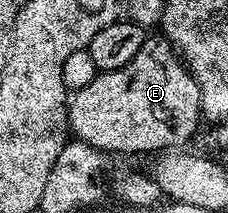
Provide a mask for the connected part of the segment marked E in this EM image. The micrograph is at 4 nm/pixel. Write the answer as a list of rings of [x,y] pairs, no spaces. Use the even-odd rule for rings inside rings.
[[[148,36],[145,37],[138,56],[134,56],[130,64],[97,73],[96,78],[86,84],[86,88],[71,91],[66,103],[66,126],[71,133],[72,130],[76,133],[73,135],[79,141],[109,155],[152,154],[155,150],[172,152],[183,147],[180,146],[183,142],[190,141],[195,136],[196,129],[202,126],[198,84],[167,38]]]

